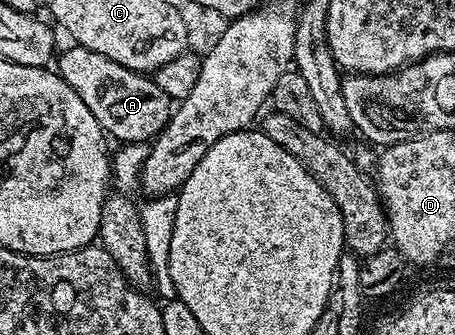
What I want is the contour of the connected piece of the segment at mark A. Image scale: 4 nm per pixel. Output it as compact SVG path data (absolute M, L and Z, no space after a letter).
M72 45L69 51L63 51L58 55L60 78L70 85L70 89L74 89L74 93L78 93L78 97L82 97L82 105L94 113L111 138L113 135L120 139L121 144L147 144L172 120L174 100L158 89L155 78L126 69L118 65L118 61L110 61L110 57L102 57L102 53L94 53L94 49Z

